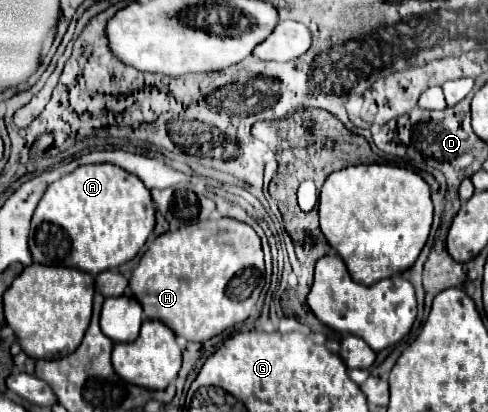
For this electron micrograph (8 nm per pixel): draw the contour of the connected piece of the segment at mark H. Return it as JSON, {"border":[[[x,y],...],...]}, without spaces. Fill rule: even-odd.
{"border":[[[218,218],[188,224],[176,232],[158,236],[140,258],[138,268],[132,272],[130,292],[142,304],[144,316],[148,320],[160,320],[176,336],[182,336],[188,342],[206,342],[212,336],[224,332],[228,326],[234,326],[236,322],[242,322],[250,316],[260,296],[262,284],[264,256],[260,236],[244,222],[238,222],[234,218]],[[234,226],[238,228],[238,234],[234,234]]]}

